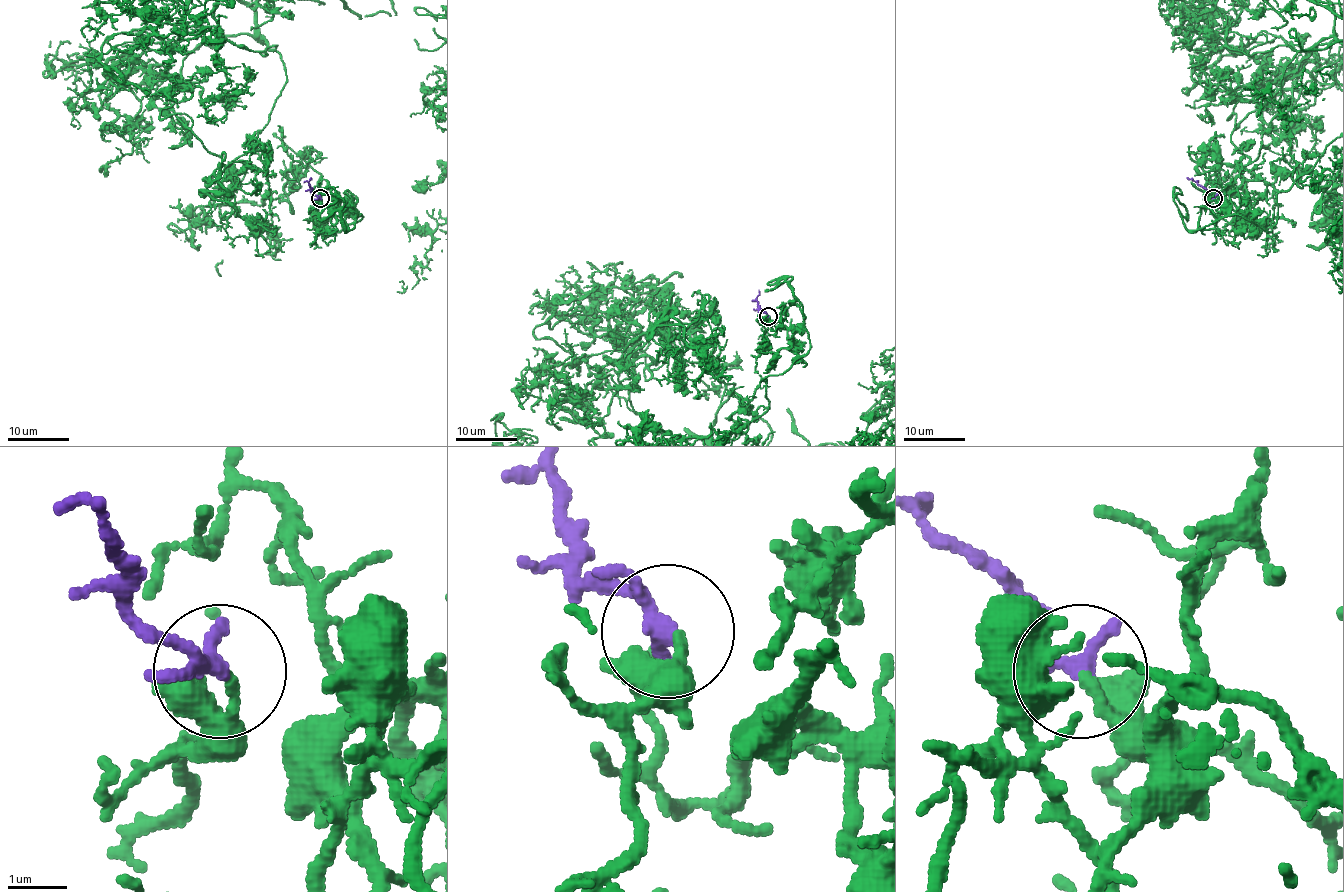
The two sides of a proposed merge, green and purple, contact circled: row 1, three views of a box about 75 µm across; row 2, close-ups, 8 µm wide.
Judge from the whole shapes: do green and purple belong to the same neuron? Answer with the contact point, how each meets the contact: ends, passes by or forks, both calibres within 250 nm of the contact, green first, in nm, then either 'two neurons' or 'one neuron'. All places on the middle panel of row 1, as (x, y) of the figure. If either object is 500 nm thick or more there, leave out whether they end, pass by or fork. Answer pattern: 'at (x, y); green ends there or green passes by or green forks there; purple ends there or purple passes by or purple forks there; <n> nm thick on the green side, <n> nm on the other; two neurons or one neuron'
at (768, 316); green ends there; purple passes by; 170 nm thick on the green side, 240 nm on the other; one neuron

